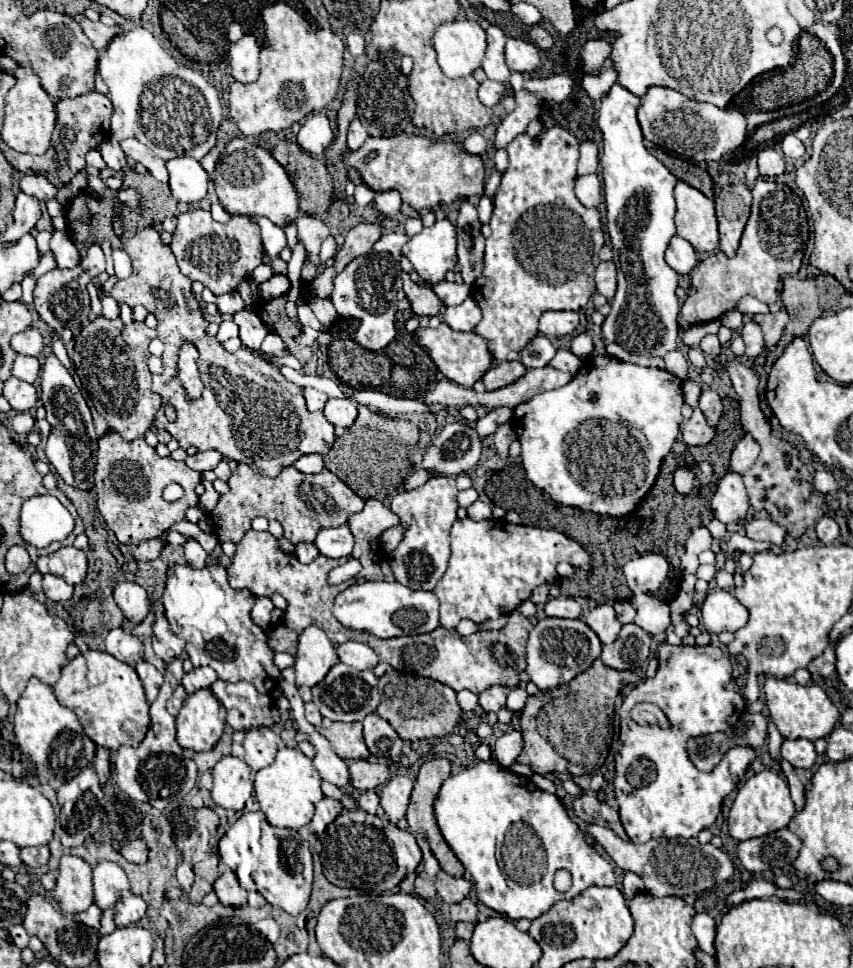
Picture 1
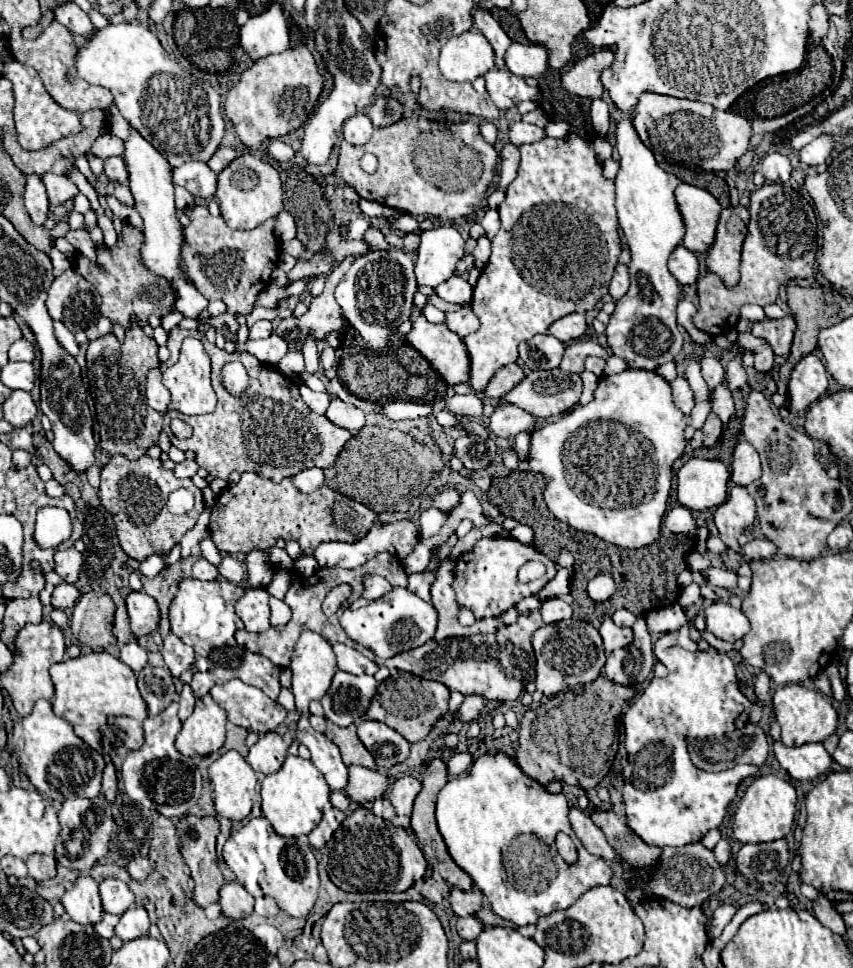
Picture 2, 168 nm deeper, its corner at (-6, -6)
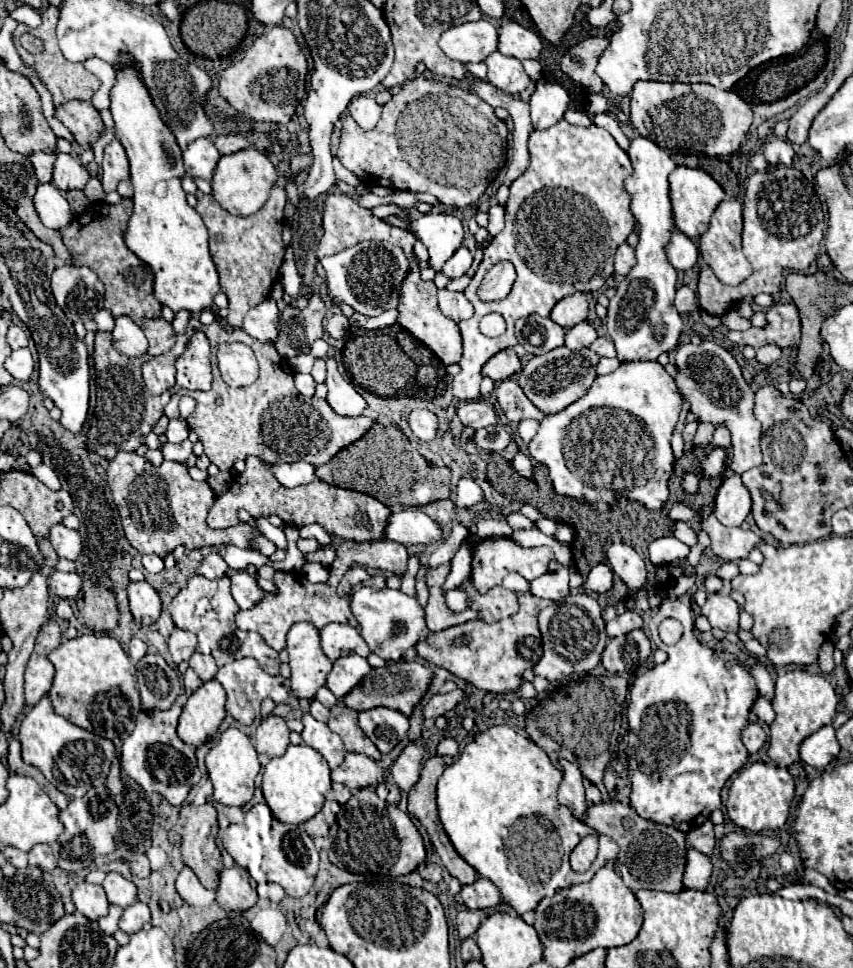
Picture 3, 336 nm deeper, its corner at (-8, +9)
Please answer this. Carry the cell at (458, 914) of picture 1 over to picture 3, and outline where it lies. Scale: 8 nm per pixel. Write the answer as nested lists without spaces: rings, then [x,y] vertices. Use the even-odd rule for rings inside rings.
[[[463,909],[463,911],[457,913],[457,931],[459,931],[461,939],[473,937],[475,931],[479,929],[479,925],[481,925],[481,917],[479,917],[477,911]]]

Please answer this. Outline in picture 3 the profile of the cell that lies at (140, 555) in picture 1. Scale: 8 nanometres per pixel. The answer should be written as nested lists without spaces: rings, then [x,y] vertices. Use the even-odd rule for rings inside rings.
[[[143,555],[143,567],[149,573],[159,573],[163,569],[163,559],[159,555]]]

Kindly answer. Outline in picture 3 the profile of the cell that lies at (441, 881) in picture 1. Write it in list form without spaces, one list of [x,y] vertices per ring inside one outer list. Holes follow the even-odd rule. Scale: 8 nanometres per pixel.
[[[479,877],[471,885],[463,885],[459,895],[469,909],[487,909],[487,907],[495,907],[501,903],[501,895],[497,887],[485,877]]]

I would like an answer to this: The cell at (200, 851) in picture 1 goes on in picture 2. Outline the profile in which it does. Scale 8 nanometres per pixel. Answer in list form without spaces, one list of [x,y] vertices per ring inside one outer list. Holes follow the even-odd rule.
[[[185,816],[177,824],[177,834],[181,838],[181,854],[185,858],[185,864],[191,870],[191,878],[195,882],[193,890],[193,900],[197,906],[207,908],[209,904],[219,900],[219,890],[223,886],[223,876],[217,866],[217,856],[215,856],[215,838],[219,834],[219,822],[217,818],[205,816],[205,818],[195,818],[195,816]]]

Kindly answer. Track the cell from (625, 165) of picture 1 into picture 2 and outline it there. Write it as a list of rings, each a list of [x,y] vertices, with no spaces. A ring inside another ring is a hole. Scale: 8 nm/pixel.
[[[621,120],[617,124],[617,150],[619,150],[619,160],[621,160],[621,170],[615,178],[617,216],[619,216],[619,226],[627,238],[629,250],[631,250],[631,264],[629,264],[631,288],[617,302],[605,334],[607,334],[607,344],[609,344],[611,352],[615,356],[623,358],[627,362],[627,368],[655,370],[659,364],[673,362],[675,356],[683,348],[683,336],[675,322],[675,306],[679,302],[681,288],[679,288],[677,280],[671,276],[671,272],[667,270],[669,254],[677,248],[677,244],[683,240],[683,234],[685,234],[685,224],[677,210],[677,202],[675,202],[675,194],[673,194],[679,180],[673,174],[659,168],[653,152],[639,140],[631,120]]]

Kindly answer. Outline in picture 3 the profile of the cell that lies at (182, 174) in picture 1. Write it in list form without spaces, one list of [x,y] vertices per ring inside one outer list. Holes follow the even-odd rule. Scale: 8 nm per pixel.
[[[199,139],[193,141],[185,151],[183,151],[183,163],[185,171],[189,177],[201,177],[211,181],[213,171],[219,161],[219,151],[215,149],[211,139]]]

